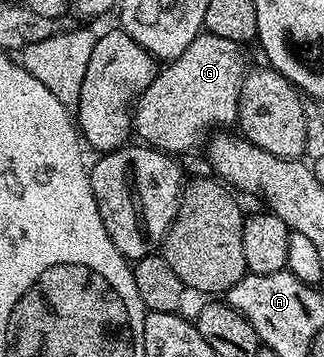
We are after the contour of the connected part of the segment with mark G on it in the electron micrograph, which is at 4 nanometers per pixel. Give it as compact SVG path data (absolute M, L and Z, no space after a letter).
M206 32L199 34L181 52L181 56L170 59L160 69L158 76L145 88L145 92L139 95L137 109L133 114L133 130L140 134L142 141L154 150L161 150L164 154L180 156L194 151L195 146L214 126L234 127L239 121L239 97L243 91L243 80L249 73L247 66L247 54L240 43L233 40L225 40L222 36L213 36Z

